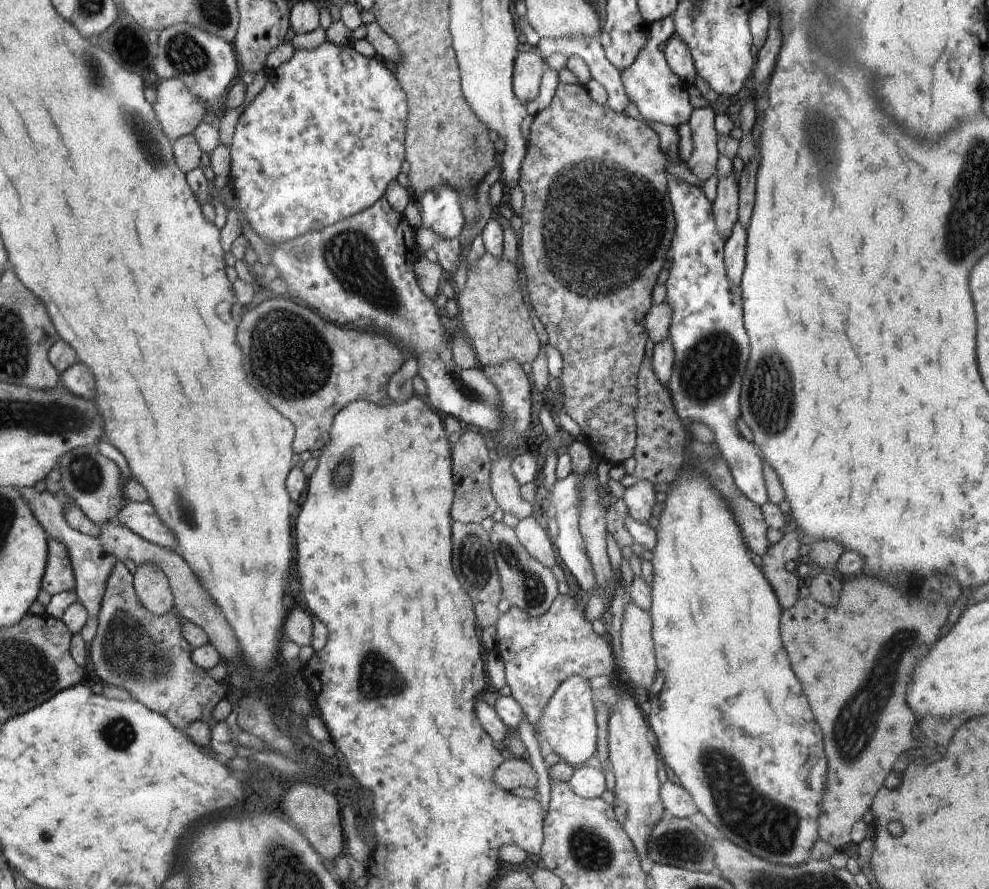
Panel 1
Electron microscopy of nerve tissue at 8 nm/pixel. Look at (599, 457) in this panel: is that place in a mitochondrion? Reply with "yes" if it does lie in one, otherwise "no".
no

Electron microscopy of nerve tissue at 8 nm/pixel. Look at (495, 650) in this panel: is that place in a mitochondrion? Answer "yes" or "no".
no

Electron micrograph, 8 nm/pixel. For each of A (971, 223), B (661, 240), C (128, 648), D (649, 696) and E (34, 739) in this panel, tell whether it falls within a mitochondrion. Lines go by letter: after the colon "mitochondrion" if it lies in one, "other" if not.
A: mitochondrion
B: other
C: mitochondrion
D: other
E: other

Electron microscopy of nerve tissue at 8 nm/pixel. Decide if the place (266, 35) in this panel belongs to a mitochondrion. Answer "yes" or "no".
no

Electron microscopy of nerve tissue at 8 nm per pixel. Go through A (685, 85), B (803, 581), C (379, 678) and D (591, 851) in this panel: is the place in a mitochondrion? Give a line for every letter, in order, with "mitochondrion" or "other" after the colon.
A: other
B: other
C: mitochondrion
D: mitochondrion

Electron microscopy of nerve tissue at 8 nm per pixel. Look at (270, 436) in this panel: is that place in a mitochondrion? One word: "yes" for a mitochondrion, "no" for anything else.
no

